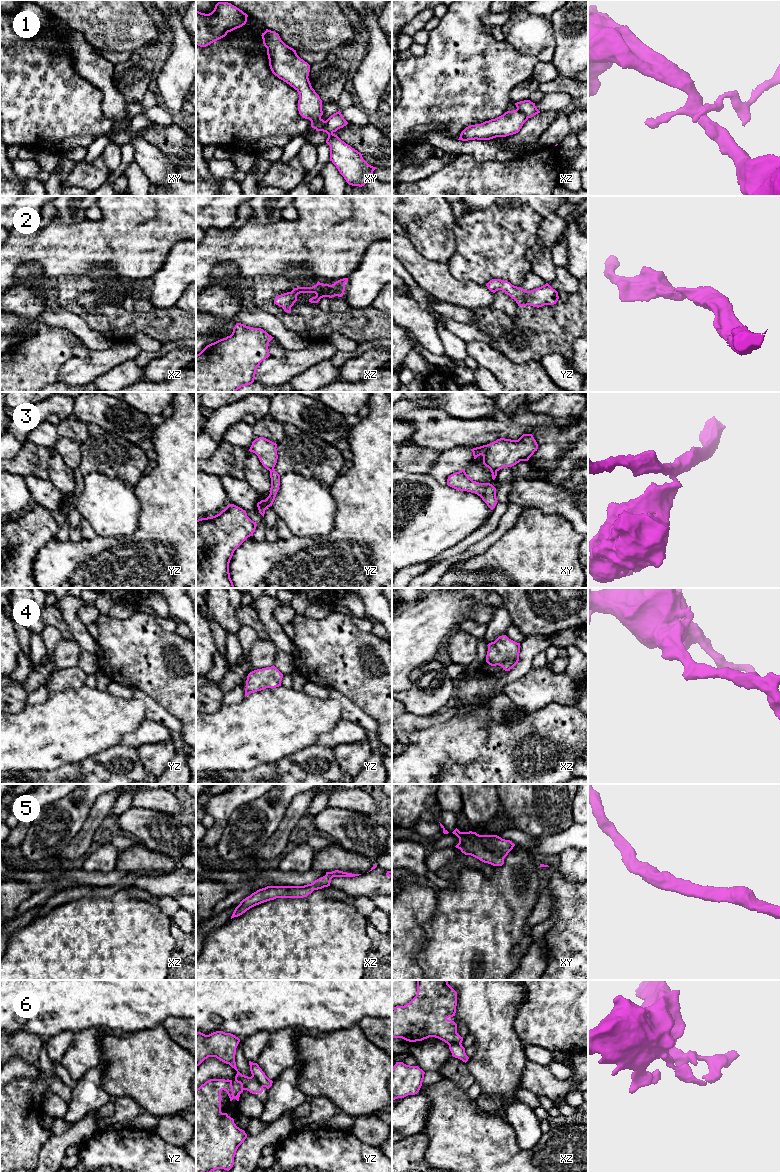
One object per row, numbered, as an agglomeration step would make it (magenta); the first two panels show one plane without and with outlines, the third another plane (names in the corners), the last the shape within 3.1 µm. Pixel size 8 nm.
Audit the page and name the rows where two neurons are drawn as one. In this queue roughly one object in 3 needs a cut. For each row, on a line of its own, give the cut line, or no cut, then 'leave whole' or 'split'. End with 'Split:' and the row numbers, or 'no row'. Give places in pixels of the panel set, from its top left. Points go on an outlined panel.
1: xz (516, 109), (528, 117) | split
2: no cut | leave whole
3: yz (273, 468), (270, 471) | split
4: no cut | leave whole
5: no cut | leave whole
6: yz (252, 1075), (264, 1086) | split
Split: 1, 3, 6

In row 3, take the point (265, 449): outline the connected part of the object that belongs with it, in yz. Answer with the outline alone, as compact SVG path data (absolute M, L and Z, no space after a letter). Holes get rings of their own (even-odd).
M259 437L252 442L249 451L255 453L262 465L271 471L274 469L278 459L276 448L276 443L264 437Z

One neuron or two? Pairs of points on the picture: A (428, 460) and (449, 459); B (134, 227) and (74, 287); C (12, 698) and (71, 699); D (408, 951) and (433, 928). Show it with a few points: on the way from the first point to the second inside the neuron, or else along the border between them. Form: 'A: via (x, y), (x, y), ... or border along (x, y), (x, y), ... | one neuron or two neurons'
A: border along (440, 453), (426, 473) | two neurons
B: border along (111, 274), (98, 278), (87, 275), (64, 276) | two neurons
C: border along (26, 706), (10, 713) | two neurons
D: border along (434, 913), (423, 924), (424, 944), (416, 957) | two neurons

